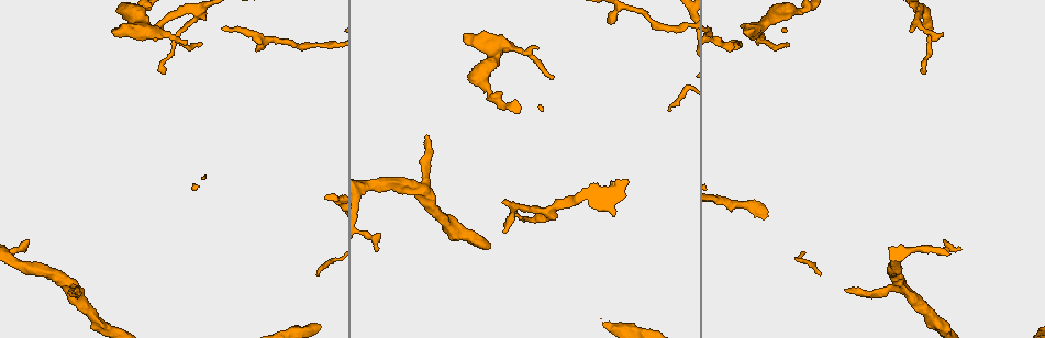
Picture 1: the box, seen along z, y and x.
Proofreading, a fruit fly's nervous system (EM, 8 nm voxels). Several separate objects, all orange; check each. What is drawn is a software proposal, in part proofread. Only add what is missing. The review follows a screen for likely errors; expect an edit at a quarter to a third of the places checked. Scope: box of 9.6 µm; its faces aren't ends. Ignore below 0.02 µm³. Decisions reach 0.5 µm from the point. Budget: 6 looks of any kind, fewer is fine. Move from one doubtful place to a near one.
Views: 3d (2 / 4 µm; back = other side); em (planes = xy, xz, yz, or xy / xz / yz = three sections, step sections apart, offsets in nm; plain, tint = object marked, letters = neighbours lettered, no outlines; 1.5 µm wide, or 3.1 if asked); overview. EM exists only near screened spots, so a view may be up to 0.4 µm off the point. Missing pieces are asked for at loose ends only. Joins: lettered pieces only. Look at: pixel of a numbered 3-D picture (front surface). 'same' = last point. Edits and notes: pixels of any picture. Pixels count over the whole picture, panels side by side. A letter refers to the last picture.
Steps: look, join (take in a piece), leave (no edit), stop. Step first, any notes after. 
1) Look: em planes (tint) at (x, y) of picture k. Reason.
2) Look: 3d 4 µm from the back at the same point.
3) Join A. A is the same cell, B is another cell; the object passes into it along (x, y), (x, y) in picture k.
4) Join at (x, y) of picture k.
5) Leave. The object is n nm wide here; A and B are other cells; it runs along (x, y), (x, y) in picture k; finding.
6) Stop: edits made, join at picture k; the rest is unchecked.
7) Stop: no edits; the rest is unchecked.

Look: 3d 2 µm at (76, 289) of picture 1. Free end.

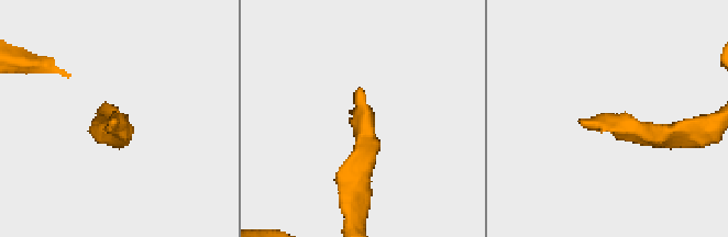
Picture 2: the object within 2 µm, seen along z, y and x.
Look: em planes (plain) at (584, 120) of picture 2.

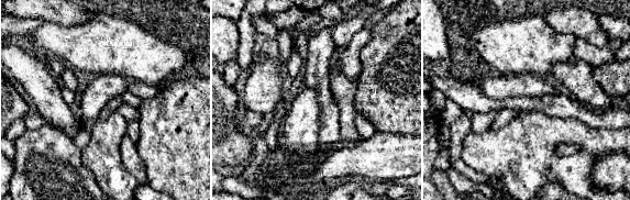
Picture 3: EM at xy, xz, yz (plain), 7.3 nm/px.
Look: em planes (letters) at the same point. What lies round it.

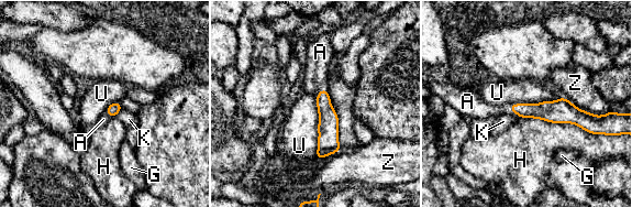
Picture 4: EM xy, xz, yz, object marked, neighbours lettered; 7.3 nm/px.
Join at (103, 119) of picture 4. A is the same cell, G, H, K, U and Z are other cells; it goes on there.

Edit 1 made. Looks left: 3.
Look: overview.

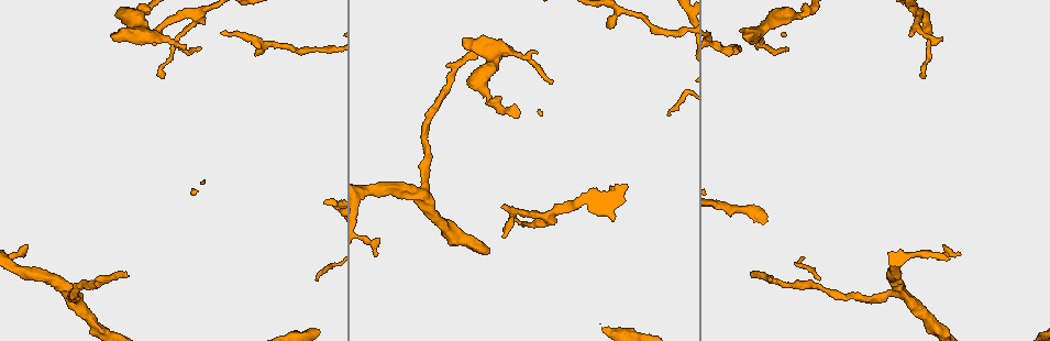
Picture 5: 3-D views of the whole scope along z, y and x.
Look: em planes (plain) at (24, 255) of picture 5. Branch stops here.

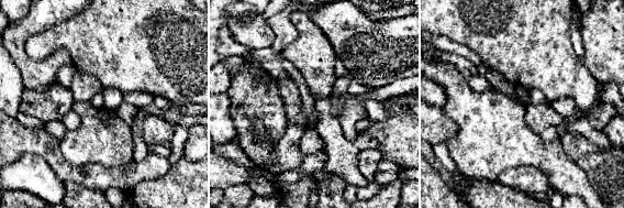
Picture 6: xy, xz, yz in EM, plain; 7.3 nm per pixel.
Look: em planes (letters) at the same point. See the neighbours.

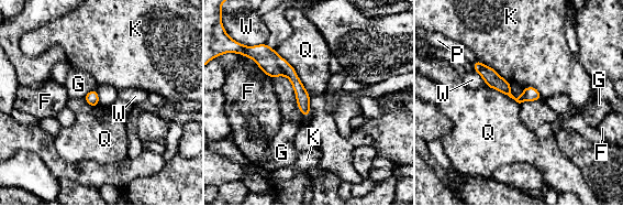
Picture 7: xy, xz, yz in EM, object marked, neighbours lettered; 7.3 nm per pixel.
Leave. F, G, K, P, Q and W are other cells; a border runs along (274, 50), (293, 68), (310, 96) in picture 7; no lettered piece goes on from it.

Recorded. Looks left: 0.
Stop: edits made, join at picture 4; the rest is unchecked.

